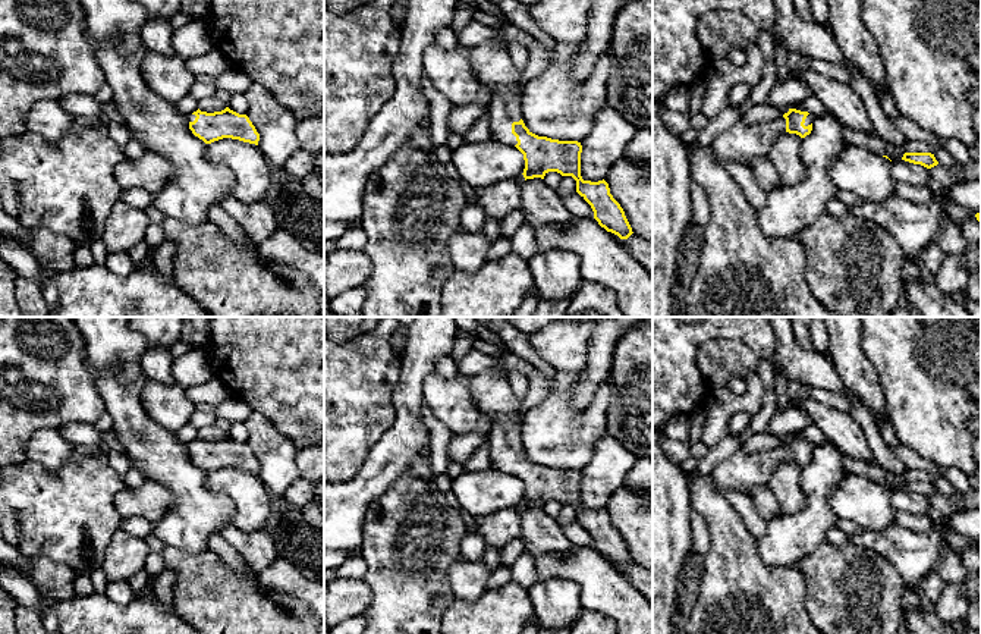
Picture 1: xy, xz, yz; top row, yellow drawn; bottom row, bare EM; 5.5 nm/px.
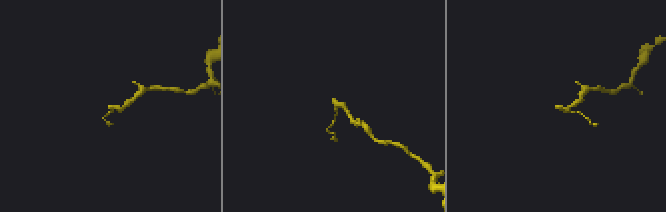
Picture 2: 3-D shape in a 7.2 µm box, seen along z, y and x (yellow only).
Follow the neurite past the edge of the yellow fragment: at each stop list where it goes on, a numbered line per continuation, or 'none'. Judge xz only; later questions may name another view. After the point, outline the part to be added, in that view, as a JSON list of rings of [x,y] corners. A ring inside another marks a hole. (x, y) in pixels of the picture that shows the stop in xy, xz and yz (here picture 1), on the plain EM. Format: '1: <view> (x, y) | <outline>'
1: xz (491, 392) | [[[482,371],[466,379],[478,409],[491,418],[488,443],[493,467],[515,476],[518,470],[512,462],[512,452],[522,448],[523,418],[518,417],[522,399],[513,393],[509,379],[500,373]]]

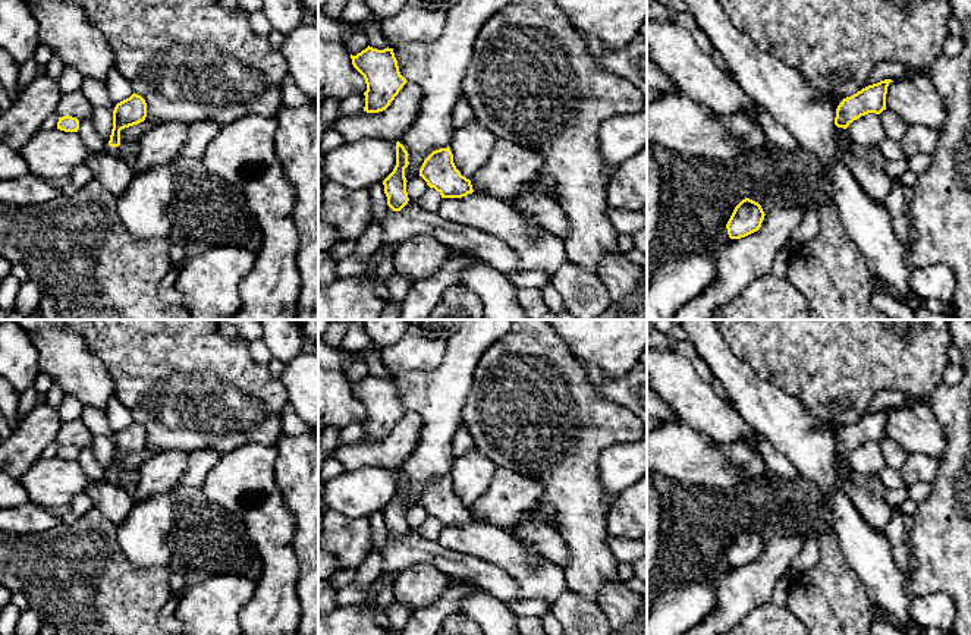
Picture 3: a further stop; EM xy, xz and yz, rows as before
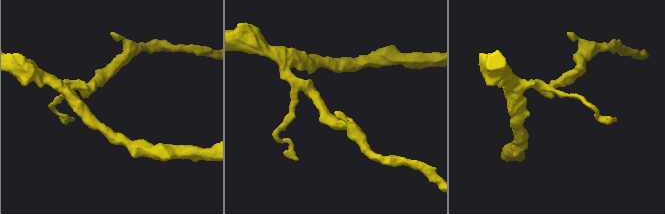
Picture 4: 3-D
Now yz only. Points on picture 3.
none

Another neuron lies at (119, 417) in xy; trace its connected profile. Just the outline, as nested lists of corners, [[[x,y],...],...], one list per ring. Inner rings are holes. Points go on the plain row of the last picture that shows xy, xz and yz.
[[[111,396],[104,409],[110,427],[117,433],[133,422],[129,409],[114,396]]]

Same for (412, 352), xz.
[[[406,333],[392,346],[383,349],[381,361],[389,377],[405,371],[430,372],[440,367],[449,336],[440,333]]]

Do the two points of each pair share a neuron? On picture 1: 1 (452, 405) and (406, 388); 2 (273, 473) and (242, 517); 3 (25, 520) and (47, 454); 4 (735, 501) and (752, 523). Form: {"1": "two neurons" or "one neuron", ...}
{"1": "two neurons", "2": "two neurons", "3": "two neurons", "4": "one neuron"}

